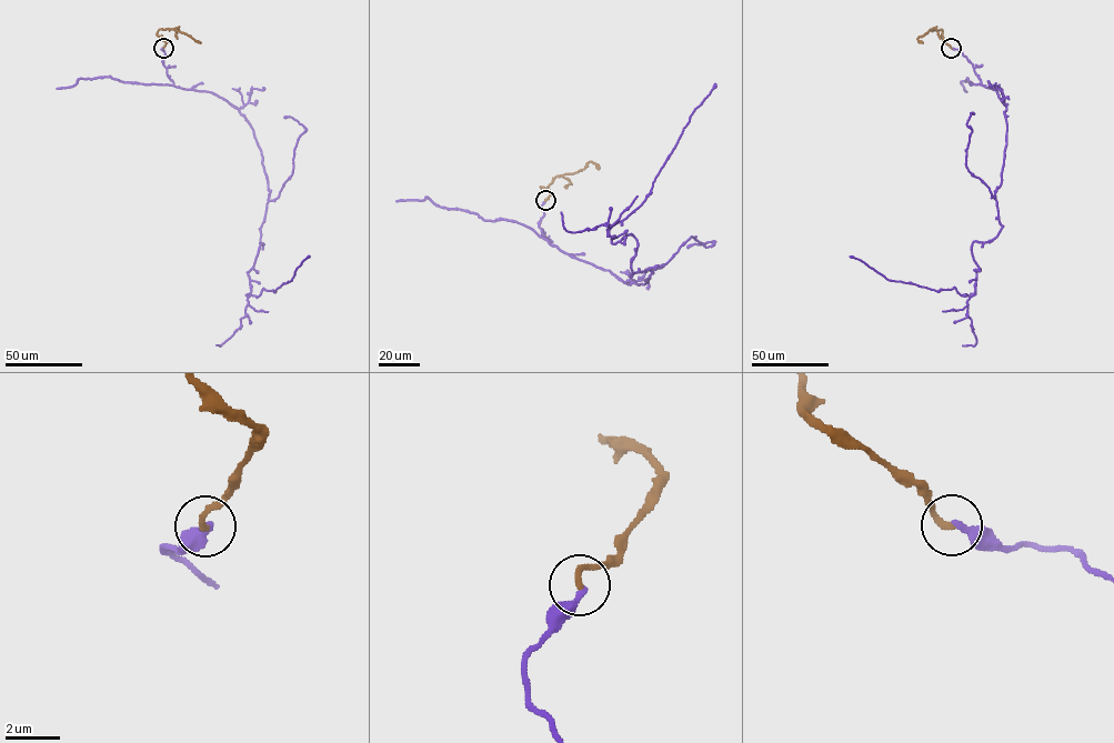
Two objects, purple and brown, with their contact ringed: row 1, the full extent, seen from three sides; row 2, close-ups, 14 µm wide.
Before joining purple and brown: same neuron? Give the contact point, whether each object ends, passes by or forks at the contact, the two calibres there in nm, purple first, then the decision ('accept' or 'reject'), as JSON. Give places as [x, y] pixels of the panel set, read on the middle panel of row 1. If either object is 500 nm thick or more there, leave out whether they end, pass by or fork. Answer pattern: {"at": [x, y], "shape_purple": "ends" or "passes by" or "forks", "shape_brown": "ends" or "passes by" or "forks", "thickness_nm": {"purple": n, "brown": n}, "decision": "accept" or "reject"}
{"at": [545, 200], "shape_purple": "ends", "shape_brown": "ends", "thickness_nm": {"purple": 320, "brown": 240}, "decision": "reject"}

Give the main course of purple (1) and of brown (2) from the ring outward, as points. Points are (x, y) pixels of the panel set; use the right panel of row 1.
1: (951, 48), (1006, 109), (995, 194), (1003, 226), (972, 243), (975, 292), (890, 280), (850, 257)
2: (951, 48), (944, 42), (942, 29), (930, 29), (920, 36), (917, 38), (923, 42)

